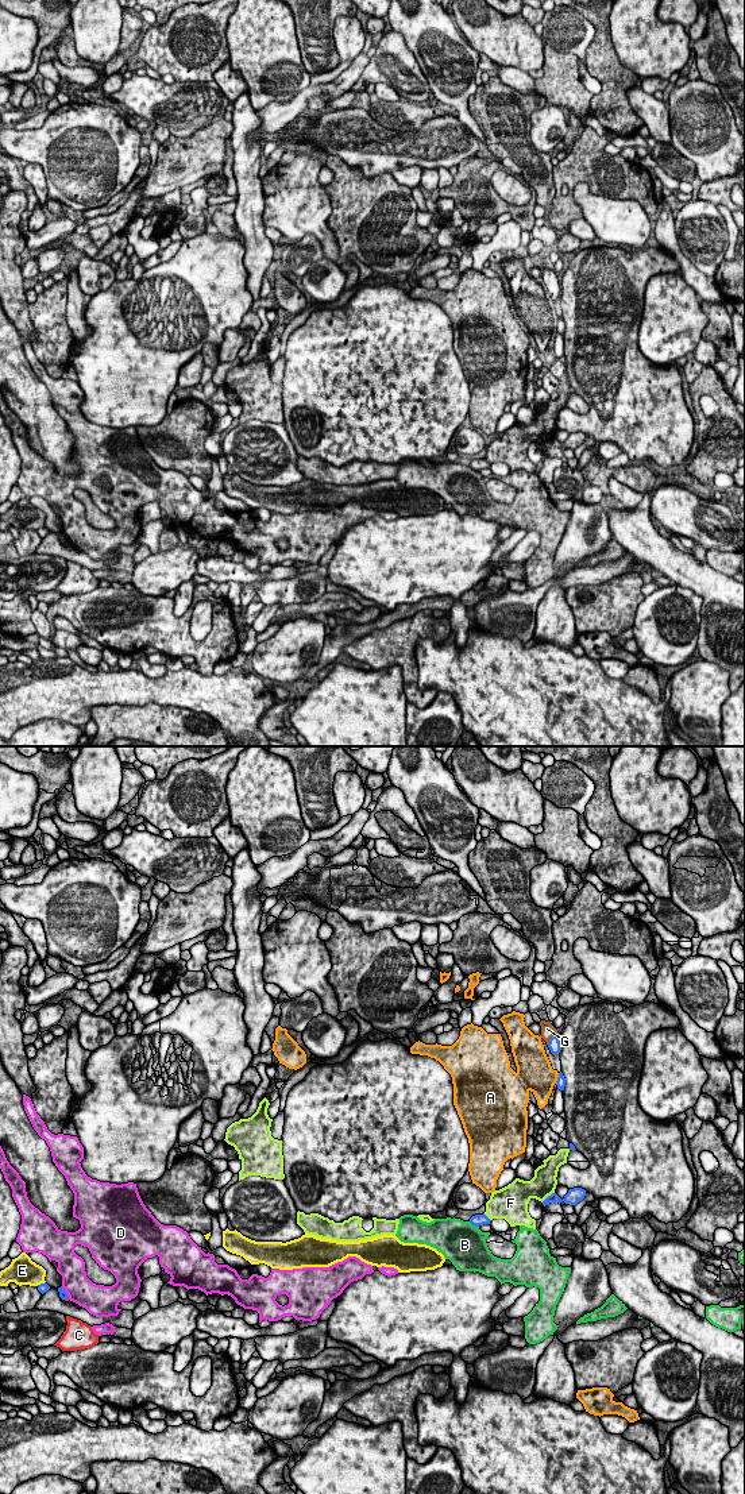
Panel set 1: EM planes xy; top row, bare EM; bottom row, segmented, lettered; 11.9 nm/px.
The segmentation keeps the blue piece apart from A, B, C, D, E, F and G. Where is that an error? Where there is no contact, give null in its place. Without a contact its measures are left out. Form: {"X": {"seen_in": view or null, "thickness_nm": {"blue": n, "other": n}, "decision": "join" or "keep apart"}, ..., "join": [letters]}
{"A": {"seen_in": "xy", "thickness_nm": {"blue": 120, "other": 400}, "decision": "keep apart"}, "B": {"seen_in": "xy", "thickness_nm": {"blue": 140, "other": 480}, "decision": "keep apart"}, "C": {"seen_in": "xy", "thickness_nm": {"blue": 90, "other": 30}, "decision": "keep apart"}, "D": {"seen_in": "xy", "thickness_nm": {"blue": 90, "other": 320}, "decision": "keep apart"}, "E": {"seen_in": "xy", "thickness_nm": {"blue": 120, "other": 320}, "decision": "keep apart"}, "F": {"seen_in": "xy", "thickness_nm": {"blue": 130, "other": 300}, "decision": "keep apart"}, "G": {"seen_in": "xy", "thickness_nm": {"blue": 140, "other": 160}, "decision": "join"}, "join": ["G"]}

